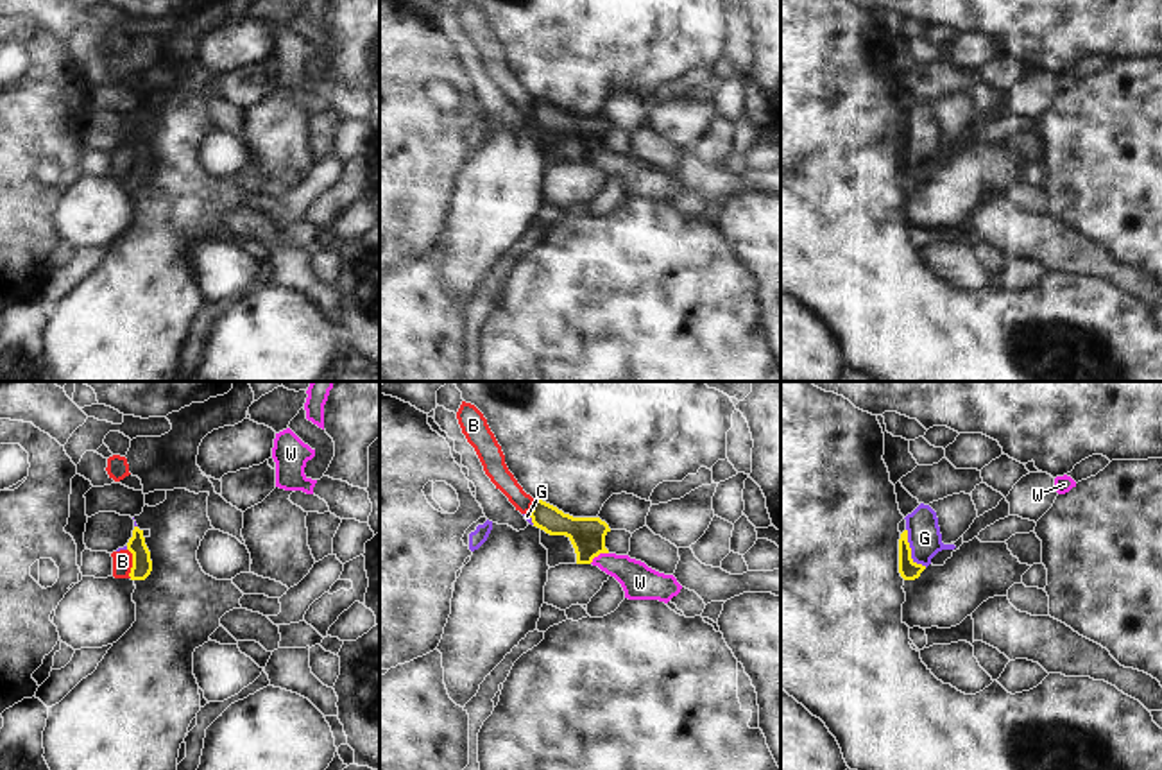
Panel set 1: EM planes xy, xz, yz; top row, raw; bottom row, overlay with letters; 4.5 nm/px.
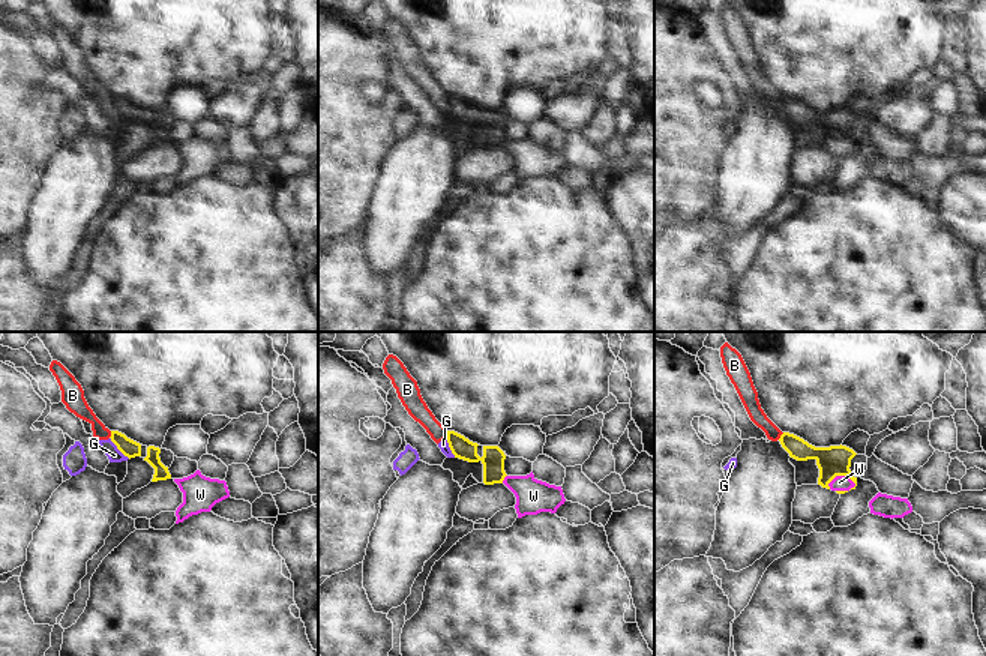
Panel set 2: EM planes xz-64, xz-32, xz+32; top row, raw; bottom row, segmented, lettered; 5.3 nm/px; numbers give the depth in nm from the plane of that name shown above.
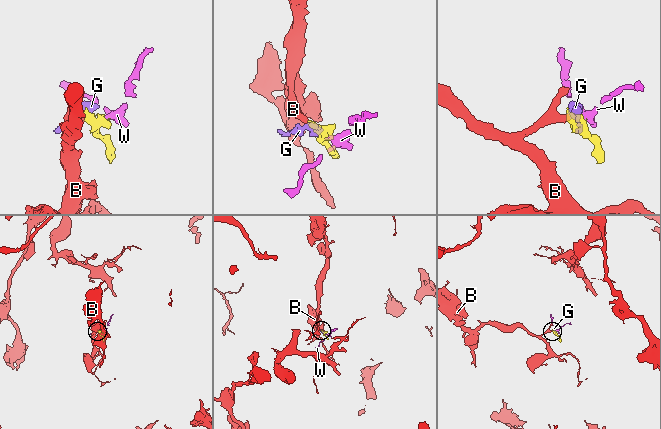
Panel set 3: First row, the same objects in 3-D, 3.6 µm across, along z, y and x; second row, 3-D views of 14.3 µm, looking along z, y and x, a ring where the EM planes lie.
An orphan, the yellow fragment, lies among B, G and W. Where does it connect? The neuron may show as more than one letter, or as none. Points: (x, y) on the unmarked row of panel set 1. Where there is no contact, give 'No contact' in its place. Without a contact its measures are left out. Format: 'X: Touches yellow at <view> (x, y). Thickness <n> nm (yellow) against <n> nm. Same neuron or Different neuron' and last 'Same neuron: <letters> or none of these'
B: Touches yellow at xy (133, 162). Thickness 90 nm (yellow) against 100 nm. Different neuron
G: Touches yellow at yz (910, 149). Thickness 90 nm (yellow) against 150 nm. Different neuron
W: Touches yellow at xz (598, 153). Thickness 160 nm (yellow) against 160 nm. Same neuron
Same neuron: W.

